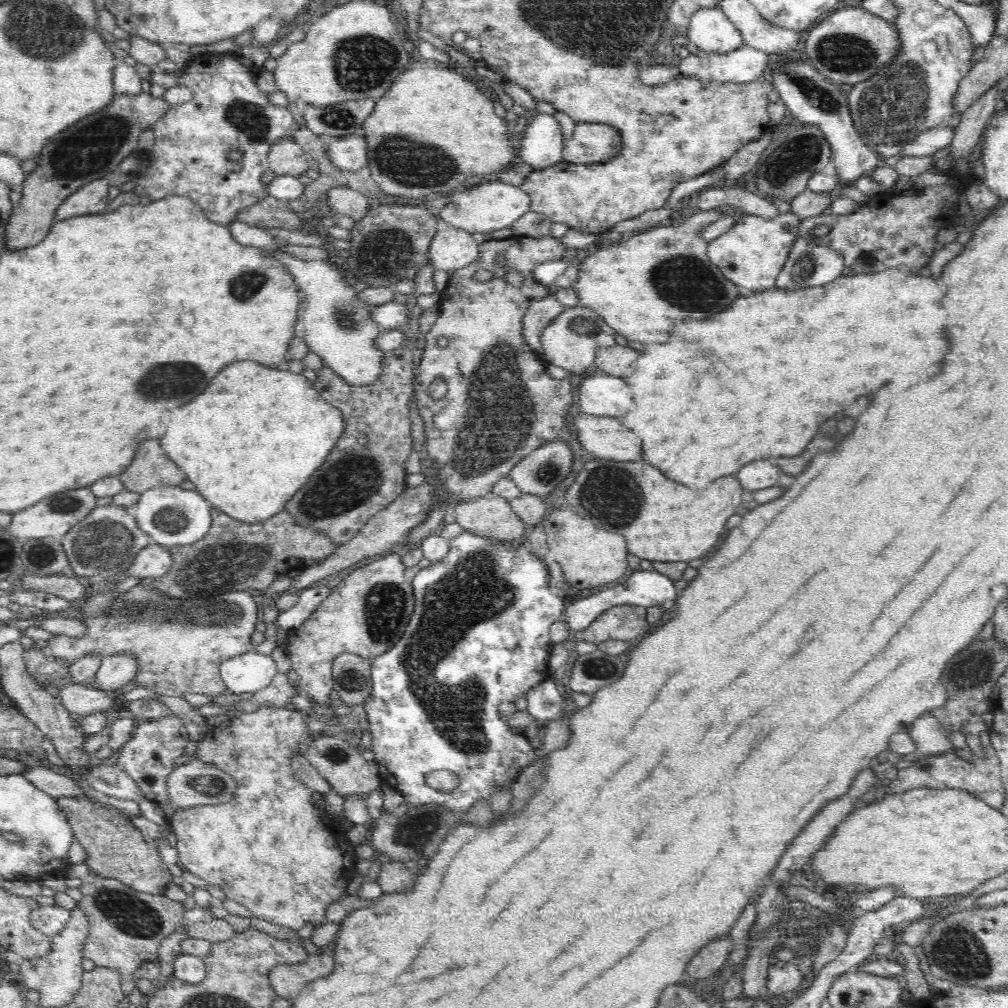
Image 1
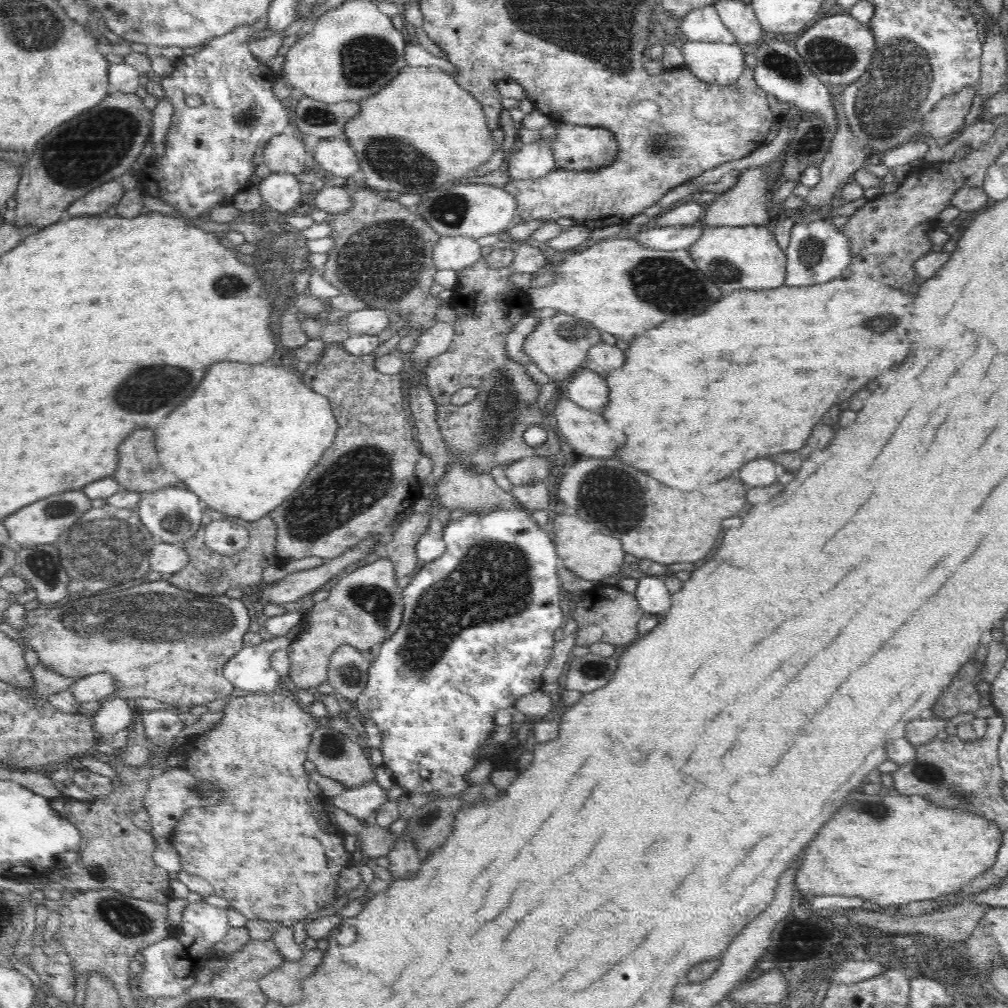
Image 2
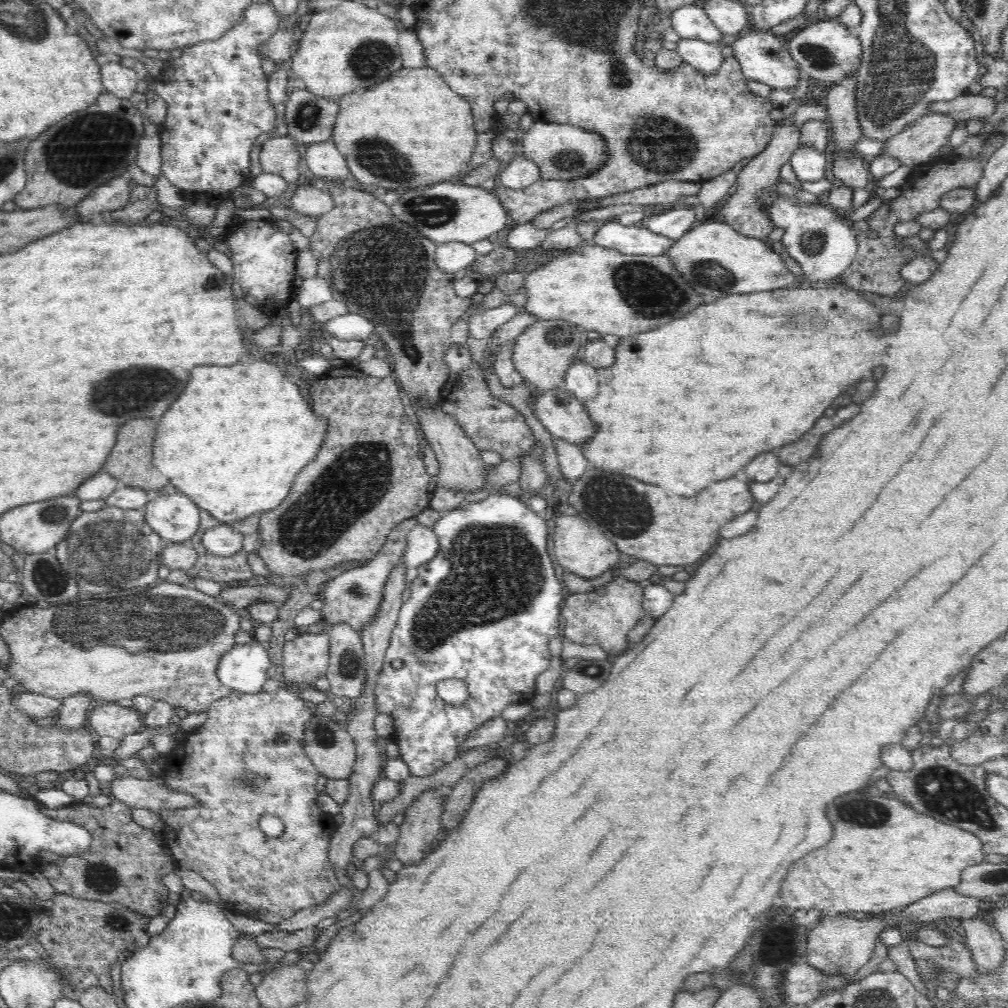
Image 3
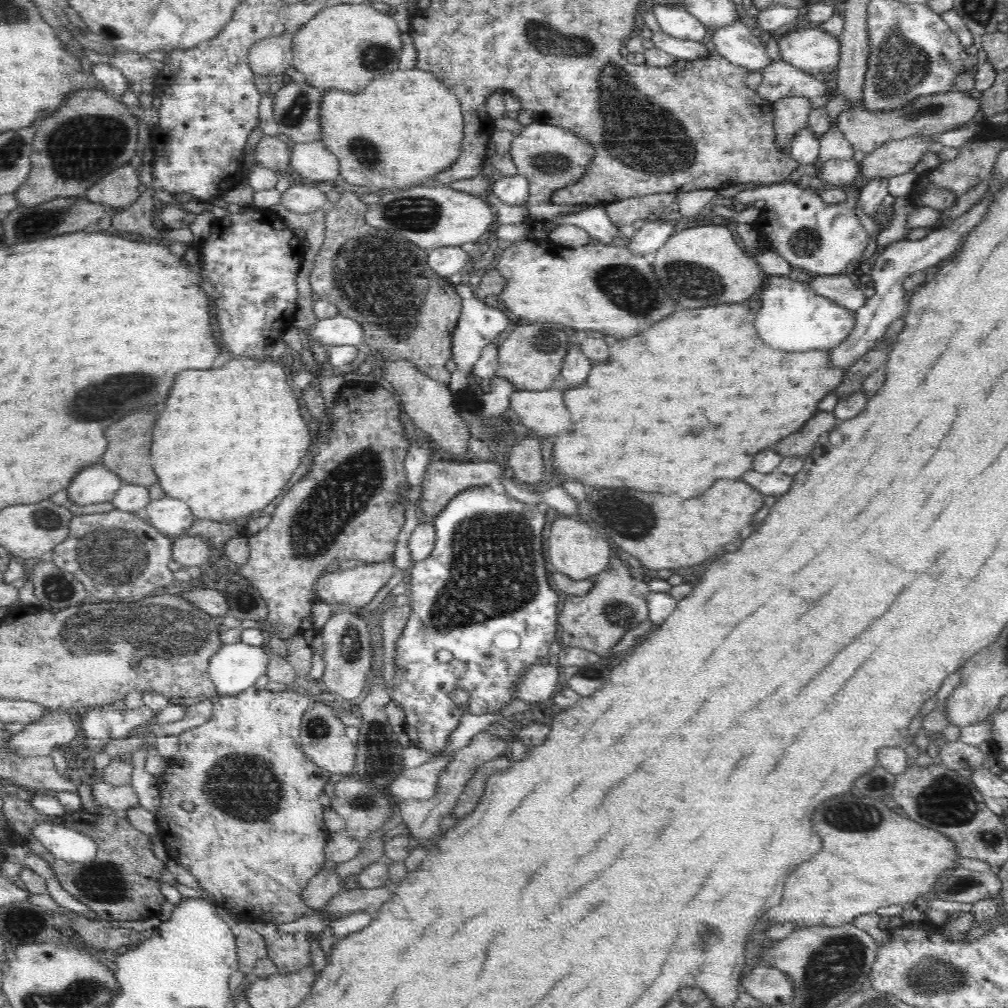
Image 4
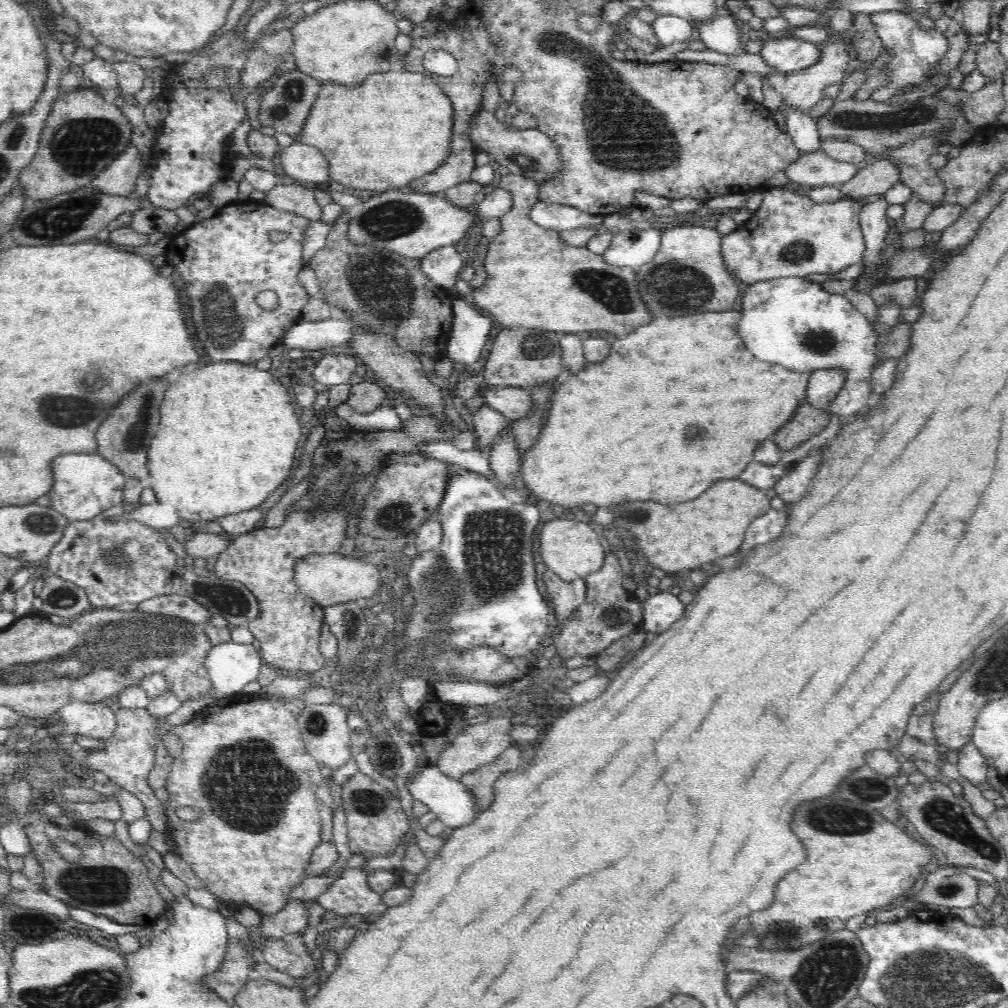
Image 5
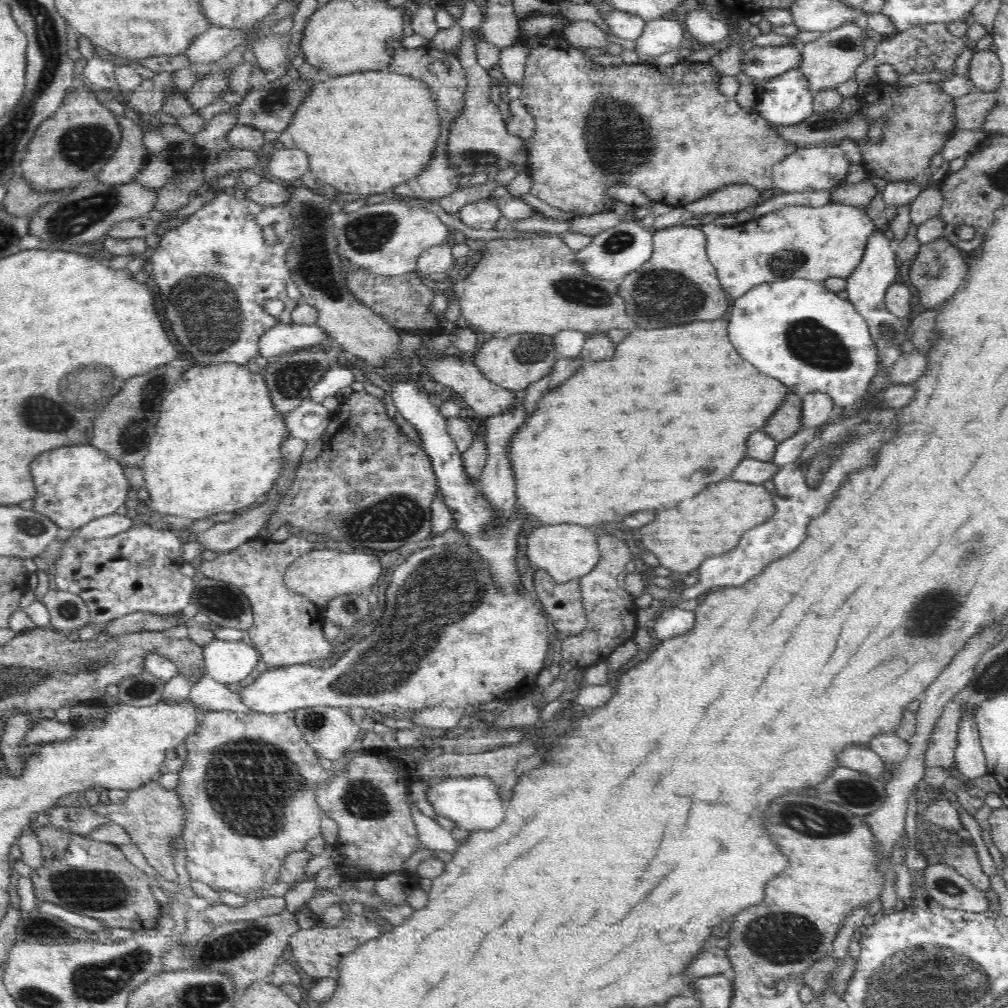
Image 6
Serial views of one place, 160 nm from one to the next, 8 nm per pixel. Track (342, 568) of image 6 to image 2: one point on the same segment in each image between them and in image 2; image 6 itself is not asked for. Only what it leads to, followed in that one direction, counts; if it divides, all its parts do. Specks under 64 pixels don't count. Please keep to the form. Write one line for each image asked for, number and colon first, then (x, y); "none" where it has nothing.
2: (363, 610)
3: (354, 597)
4: (354, 588)
5: (331, 579)

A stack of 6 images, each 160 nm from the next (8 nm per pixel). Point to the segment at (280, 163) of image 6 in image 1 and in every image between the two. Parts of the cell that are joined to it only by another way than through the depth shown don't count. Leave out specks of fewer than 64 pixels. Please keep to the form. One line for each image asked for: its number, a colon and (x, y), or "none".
1: (349, 154)
2: (335, 155)
3: (324, 160)
4: (313, 161)
5: (301, 163)

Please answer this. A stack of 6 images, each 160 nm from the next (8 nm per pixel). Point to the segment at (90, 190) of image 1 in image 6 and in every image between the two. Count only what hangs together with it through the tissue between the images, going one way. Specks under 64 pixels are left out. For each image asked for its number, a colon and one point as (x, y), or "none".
2: (98, 200)
3: (115, 194)
4: (120, 188)
5: (118, 179)
6: (131, 155)

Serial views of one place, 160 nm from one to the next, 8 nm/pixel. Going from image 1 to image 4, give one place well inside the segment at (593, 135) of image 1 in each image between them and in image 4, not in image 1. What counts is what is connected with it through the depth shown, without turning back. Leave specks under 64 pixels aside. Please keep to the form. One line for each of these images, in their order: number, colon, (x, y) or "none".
2: (575, 147)
3: (562, 152)
4: (550, 157)

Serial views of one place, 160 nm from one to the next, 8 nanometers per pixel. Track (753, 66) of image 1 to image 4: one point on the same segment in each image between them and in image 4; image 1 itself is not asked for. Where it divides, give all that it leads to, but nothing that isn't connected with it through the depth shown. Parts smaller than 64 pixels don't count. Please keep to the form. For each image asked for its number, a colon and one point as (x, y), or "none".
2: (718, 63)
3: (706, 57)
4: (681, 48)

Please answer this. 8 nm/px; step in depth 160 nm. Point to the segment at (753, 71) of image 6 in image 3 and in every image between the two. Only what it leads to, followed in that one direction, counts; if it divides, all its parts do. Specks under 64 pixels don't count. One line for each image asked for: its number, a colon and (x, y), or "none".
3: (825, 50)
4: (814, 50)
5: (786, 55)

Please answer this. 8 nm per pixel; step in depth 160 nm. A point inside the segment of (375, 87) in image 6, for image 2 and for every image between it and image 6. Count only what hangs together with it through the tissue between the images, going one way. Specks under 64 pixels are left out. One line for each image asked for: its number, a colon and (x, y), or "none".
2: (421, 132)
3: (413, 130)
4: (406, 126)
5: (398, 125)

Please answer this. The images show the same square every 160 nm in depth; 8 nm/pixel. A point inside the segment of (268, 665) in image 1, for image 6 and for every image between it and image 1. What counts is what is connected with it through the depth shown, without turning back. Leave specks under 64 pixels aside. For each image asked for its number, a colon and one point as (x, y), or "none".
2: (250, 669)
3: (243, 669)
4: (235, 667)
5: (231, 666)
6: (227, 662)

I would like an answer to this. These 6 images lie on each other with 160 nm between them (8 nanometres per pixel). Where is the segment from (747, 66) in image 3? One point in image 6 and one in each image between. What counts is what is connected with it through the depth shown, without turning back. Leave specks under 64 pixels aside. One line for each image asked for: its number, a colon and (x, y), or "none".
4: (735, 42)
5: (722, 33)
6: (703, 27)

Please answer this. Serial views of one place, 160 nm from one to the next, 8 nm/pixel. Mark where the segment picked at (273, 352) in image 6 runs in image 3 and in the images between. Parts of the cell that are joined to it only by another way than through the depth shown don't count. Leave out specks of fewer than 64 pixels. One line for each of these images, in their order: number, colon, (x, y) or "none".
3: (349, 326)
4: (339, 330)
5: (307, 335)

